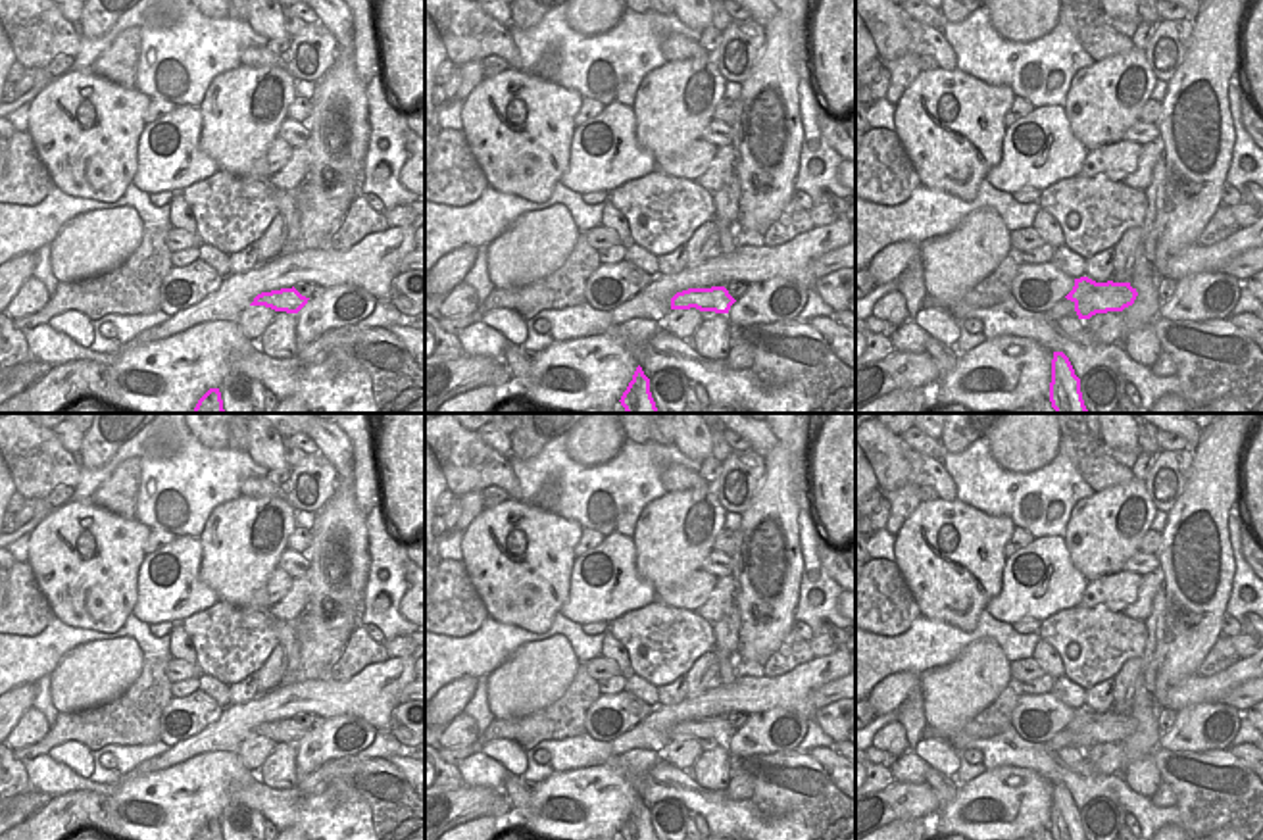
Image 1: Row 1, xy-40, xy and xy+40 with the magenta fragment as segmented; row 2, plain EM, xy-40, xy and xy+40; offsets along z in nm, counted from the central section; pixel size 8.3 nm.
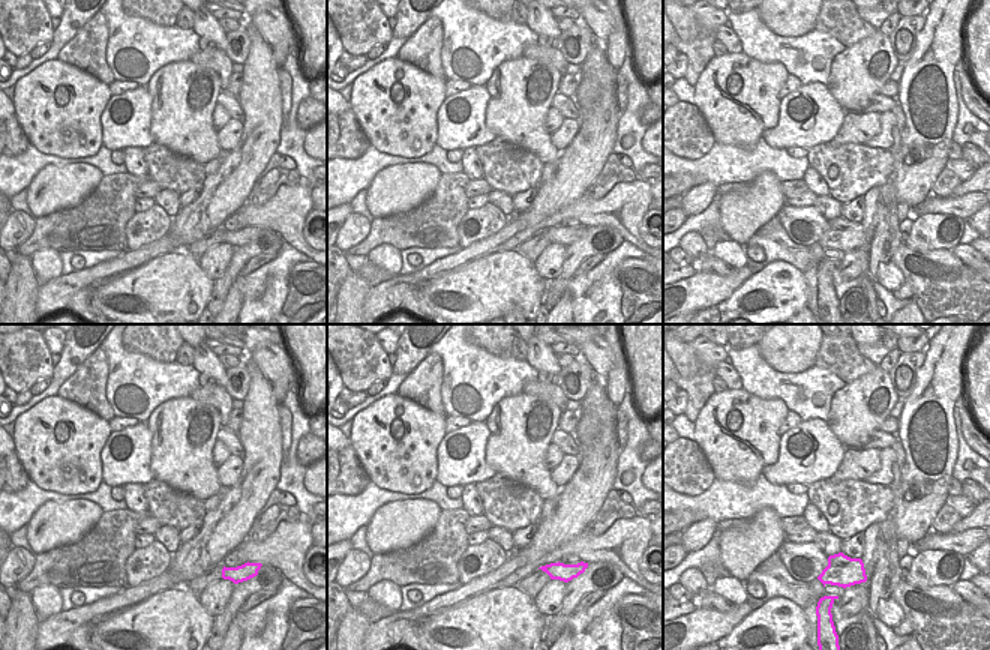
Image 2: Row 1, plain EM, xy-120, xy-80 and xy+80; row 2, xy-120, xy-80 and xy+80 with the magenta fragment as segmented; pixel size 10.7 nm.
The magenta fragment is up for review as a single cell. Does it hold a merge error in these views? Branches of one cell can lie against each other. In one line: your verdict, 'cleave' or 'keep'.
cleave

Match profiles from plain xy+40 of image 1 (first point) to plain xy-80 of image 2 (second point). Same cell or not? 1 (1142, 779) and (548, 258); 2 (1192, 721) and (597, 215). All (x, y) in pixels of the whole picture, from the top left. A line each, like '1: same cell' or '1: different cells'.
1: same cell
2: different cells

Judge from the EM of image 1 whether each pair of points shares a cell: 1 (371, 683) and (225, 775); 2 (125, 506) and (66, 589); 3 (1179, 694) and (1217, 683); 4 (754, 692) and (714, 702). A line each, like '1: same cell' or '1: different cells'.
1: different cells
2: different cells
3: same cell
4: same cell

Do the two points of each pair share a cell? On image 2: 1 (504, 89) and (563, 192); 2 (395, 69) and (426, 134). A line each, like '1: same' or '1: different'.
1: different
2: same

